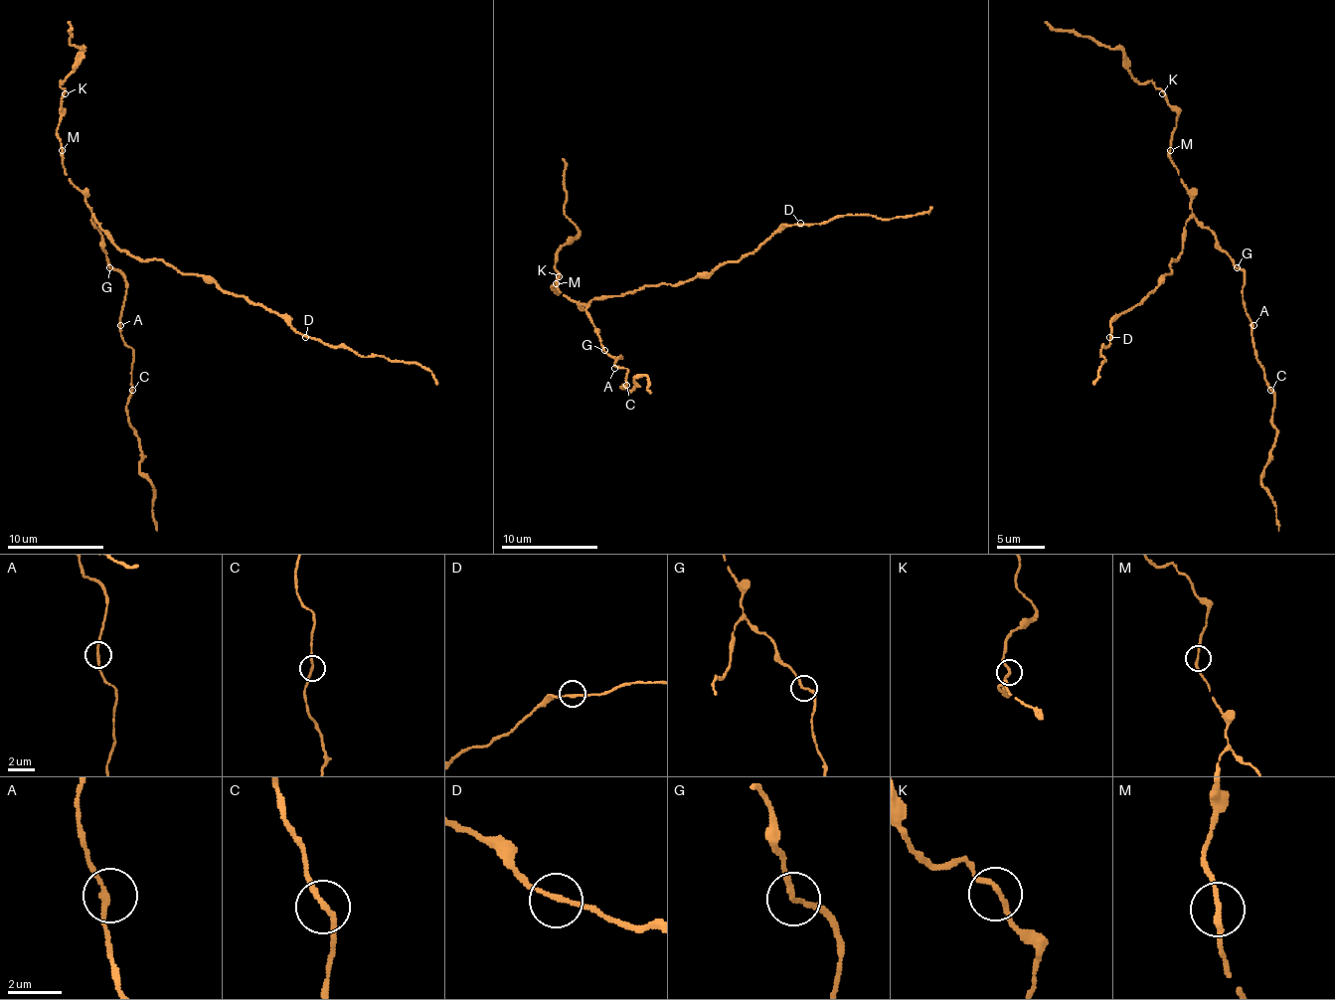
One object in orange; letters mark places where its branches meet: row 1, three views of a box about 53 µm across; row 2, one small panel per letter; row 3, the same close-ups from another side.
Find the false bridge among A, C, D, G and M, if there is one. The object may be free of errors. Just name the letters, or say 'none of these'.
M

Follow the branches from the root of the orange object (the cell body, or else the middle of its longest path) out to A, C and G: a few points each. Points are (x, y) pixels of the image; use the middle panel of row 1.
A: (602, 297), (595, 297), (585, 307), (585, 314), (595, 326), (600, 343), (614, 358), (621, 356), (614, 368)
C: (602, 297), (585, 307), (585, 314), (600, 343), (614, 358), (621, 356), (614, 365), (626, 370), (626, 385)
G: (602, 297), (595, 297), (585, 307), (585, 314), (595, 326), (604, 351)

